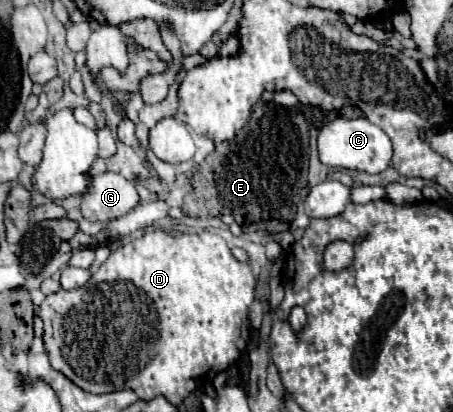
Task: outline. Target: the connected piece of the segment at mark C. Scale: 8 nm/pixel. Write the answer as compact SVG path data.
M336 118L330 124L324 124L318 132L318 152L320 162L330 168L344 168L344 170L362 170L368 174L384 172L392 164L392 142L386 132L374 126L368 118Z

